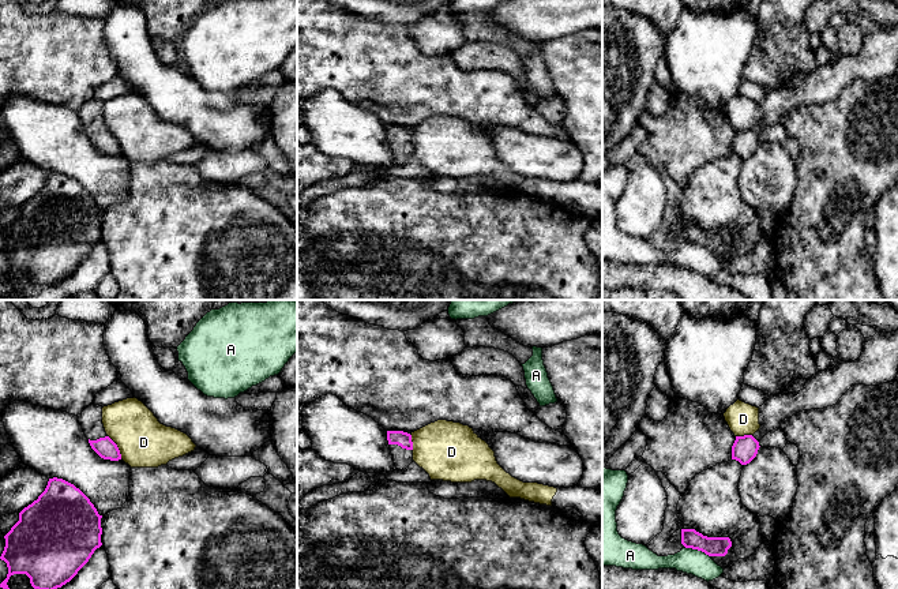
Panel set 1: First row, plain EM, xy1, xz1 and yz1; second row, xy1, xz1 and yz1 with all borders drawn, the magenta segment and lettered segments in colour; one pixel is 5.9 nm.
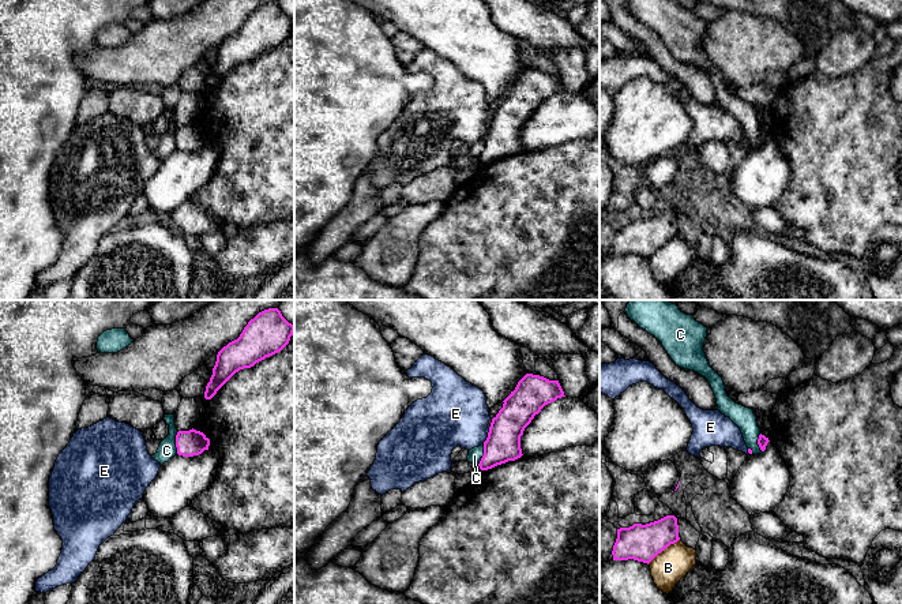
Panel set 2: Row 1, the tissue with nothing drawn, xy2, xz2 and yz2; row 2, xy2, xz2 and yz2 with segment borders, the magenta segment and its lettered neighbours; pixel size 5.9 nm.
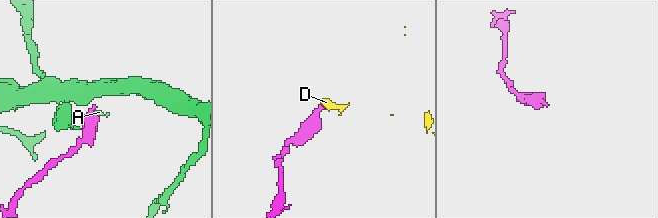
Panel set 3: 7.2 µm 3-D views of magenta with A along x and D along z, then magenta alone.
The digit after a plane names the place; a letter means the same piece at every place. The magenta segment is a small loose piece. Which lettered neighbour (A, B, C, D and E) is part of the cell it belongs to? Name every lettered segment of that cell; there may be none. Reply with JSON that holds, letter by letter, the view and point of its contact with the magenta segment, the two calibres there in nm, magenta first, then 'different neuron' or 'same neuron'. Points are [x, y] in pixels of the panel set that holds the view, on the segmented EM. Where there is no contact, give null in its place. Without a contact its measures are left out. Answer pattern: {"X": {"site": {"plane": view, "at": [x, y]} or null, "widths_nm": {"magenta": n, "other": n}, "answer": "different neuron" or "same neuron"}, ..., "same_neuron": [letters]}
{"A": {"site": {"plane": "yz1", "at": [698, 550]}, "widths_nm": {"magenta": 110, "other": 150}, "answer": "different neuron"}, "B": {"site": {"plane": "yz2", "at": [662, 550]}, "widths_nm": {"magenta": 220, "other": 200}, "answer": "different neuron"}, "C": {"site": {"plane": "xy2", "at": [176, 442]}, "widths_nm": {"magenta": 150, "other": 110}, "answer": "different neuron"}, "D": {"site": {"plane": "xy1", "at": [117, 447]}, "widths_nm": {"magenta": 120, "other": 300}, "answer": "different neuron"}, "E": {"site": {"plane": "xz2", "at": [488, 436]}, "widths_nm": {"magenta": 200, "other": 380}, "answer": "different neuron"}, "same_neuron": []}

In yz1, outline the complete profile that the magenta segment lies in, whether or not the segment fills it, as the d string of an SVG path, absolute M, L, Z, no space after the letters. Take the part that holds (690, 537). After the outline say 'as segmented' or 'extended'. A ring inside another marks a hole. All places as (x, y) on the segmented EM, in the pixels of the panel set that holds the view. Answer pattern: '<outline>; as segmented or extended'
M681 529L681 544L705 552L709 556L725 556L732 547L729 537L707 537L695 529Z; as segmented

